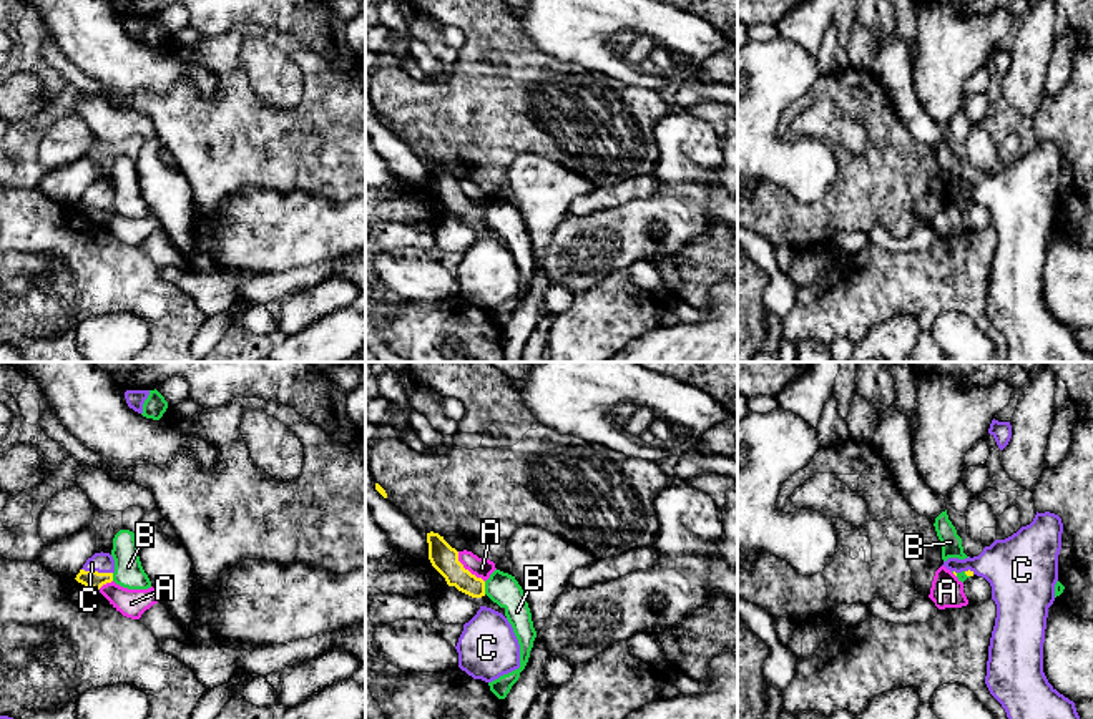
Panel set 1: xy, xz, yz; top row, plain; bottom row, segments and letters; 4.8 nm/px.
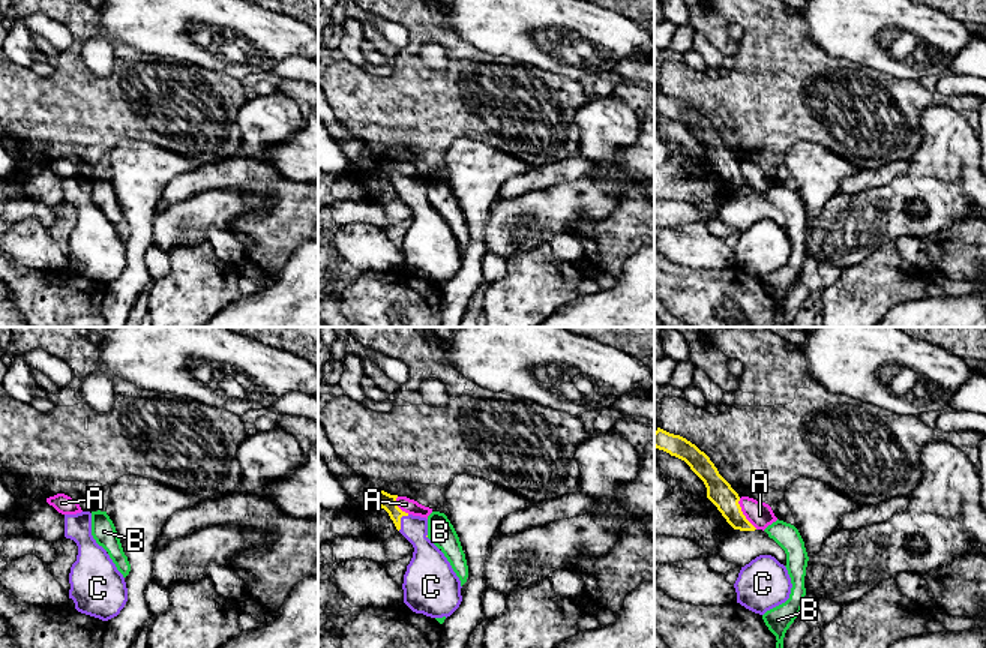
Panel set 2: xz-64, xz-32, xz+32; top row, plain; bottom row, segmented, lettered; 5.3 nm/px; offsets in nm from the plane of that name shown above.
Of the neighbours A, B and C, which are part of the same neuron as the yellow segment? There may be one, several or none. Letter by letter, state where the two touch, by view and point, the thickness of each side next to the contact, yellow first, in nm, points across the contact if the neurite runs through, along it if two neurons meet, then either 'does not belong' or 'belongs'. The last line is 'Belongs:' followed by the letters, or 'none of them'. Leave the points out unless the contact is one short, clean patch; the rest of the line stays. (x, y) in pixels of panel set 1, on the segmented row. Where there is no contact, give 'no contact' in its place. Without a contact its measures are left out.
A: xz (467, 570) | 140/100 nm | along xz (457, 552), (457, 560), (484, 582) | does not belong
B: xz (484, 588) | 140/160 nm | along xz (484, 582), (485, 593) | does not belong
C: xy (97, 572) | 90/100 nm | across xy (95, 580), (97, 572), (102, 562) | belongs
Belongs: C

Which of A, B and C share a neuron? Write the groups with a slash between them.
A / B / C

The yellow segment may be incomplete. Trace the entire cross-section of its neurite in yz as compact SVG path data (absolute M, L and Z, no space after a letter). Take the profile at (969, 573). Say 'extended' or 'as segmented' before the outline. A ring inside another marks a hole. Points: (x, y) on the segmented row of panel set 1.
extended | M1045 511L1005 540L995 540L973 558L948 558L950 571L982 576L992 586L997 604L995 626L988 646L985 684L1002 704L1008 719L1080 719L1075 702L1060 694L1043 673L1043 643L1048 608L1055 601L1058 555L1061 550L1061 518Z

